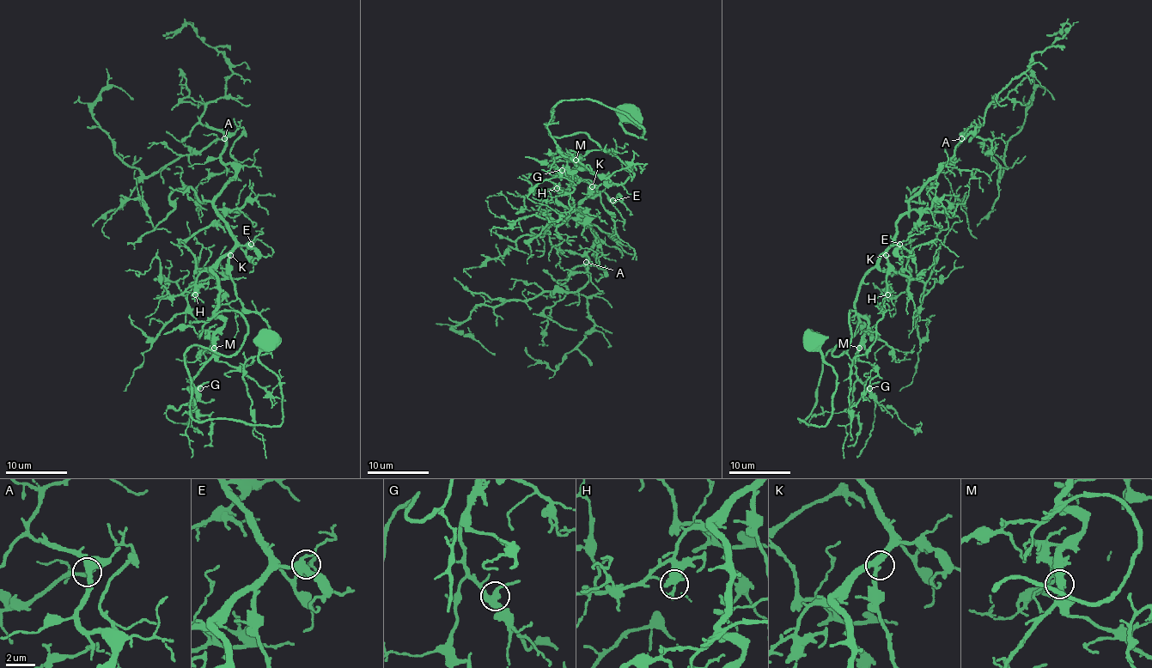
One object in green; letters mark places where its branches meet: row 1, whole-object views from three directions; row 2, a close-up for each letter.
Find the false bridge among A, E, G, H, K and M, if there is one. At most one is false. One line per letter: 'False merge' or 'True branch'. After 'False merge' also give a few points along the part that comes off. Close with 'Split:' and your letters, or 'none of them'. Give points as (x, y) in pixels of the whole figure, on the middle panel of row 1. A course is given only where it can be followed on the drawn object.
A: True branch
E: True branch
G: True branch
H: True branch
K: True branch
M: True branch
Split: none of them

